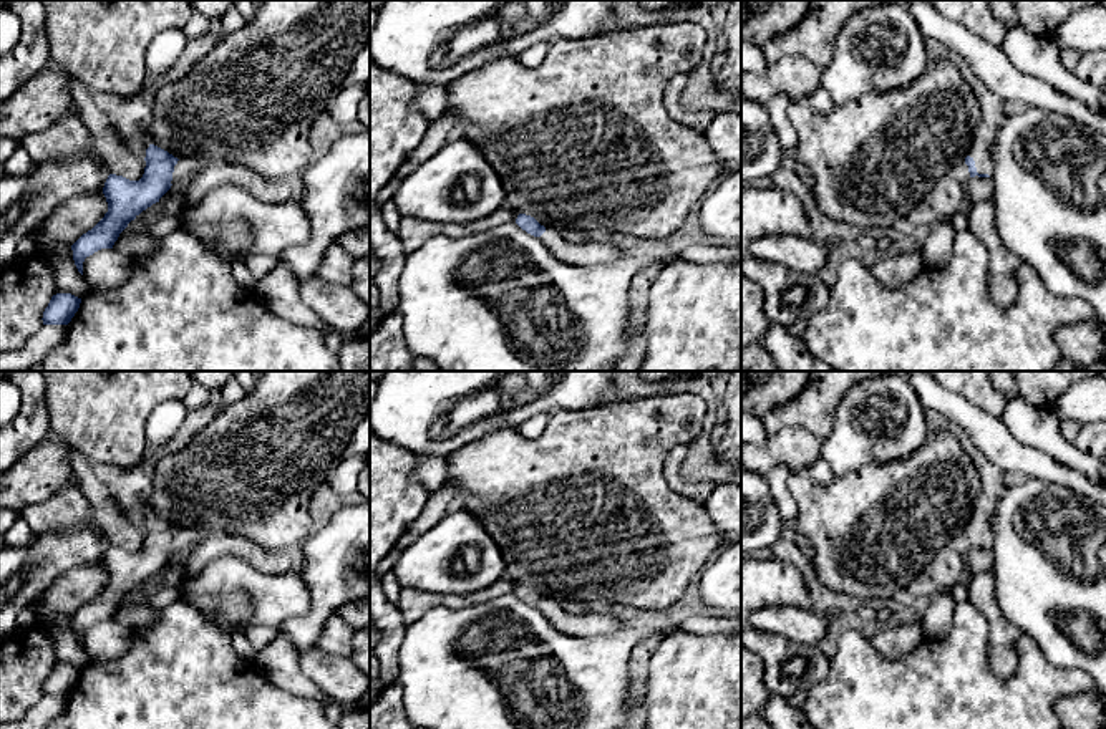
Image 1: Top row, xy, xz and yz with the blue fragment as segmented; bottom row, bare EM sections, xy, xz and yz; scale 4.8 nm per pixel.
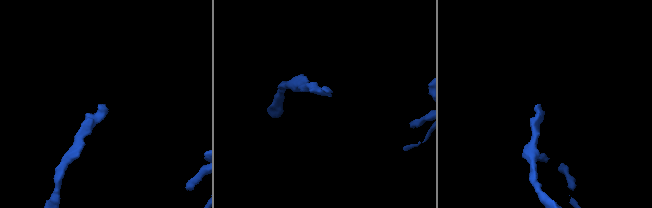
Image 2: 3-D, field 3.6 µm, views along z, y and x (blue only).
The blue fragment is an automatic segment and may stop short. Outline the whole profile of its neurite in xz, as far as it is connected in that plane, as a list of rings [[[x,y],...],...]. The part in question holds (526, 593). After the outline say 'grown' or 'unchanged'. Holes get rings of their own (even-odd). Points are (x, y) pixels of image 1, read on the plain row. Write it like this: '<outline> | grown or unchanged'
[[[519,585],[516,595],[527,605],[537,608],[541,615],[560,633],[572,636],[600,636],[623,630],[620,620],[612,615],[569,615],[560,601],[541,596],[534,588]]] | grown

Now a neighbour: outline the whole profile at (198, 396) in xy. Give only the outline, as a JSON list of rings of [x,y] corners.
[[[197,381],[191,383],[189,393],[182,398],[182,403],[186,406],[186,411],[194,411],[209,403],[209,389],[206,389]]]

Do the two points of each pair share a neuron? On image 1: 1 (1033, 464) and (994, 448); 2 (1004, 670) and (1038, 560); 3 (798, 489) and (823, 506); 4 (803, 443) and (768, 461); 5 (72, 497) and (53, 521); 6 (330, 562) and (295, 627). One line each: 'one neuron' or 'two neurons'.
1: one neuron
2: two neurons
3: one neuron
4: one neuron
5: one neuron
6: one neuron

